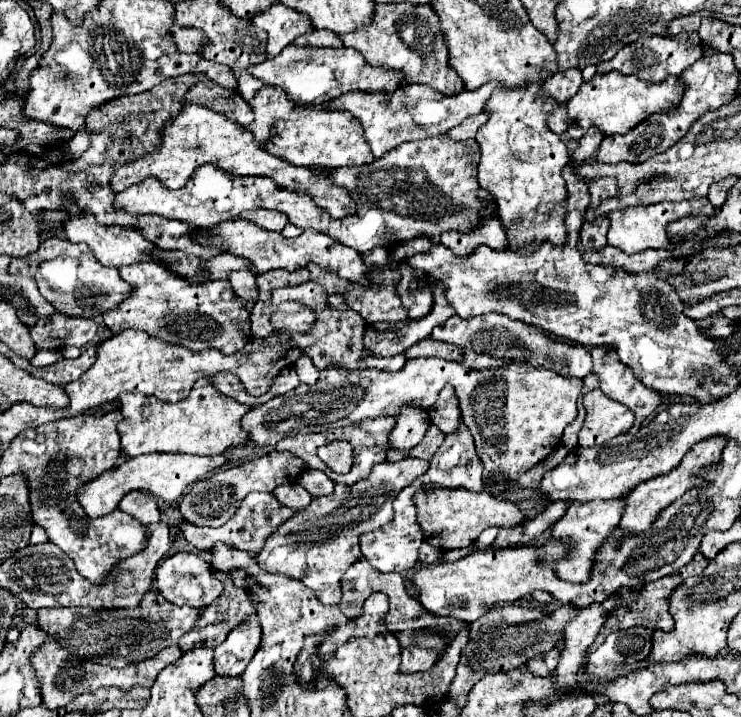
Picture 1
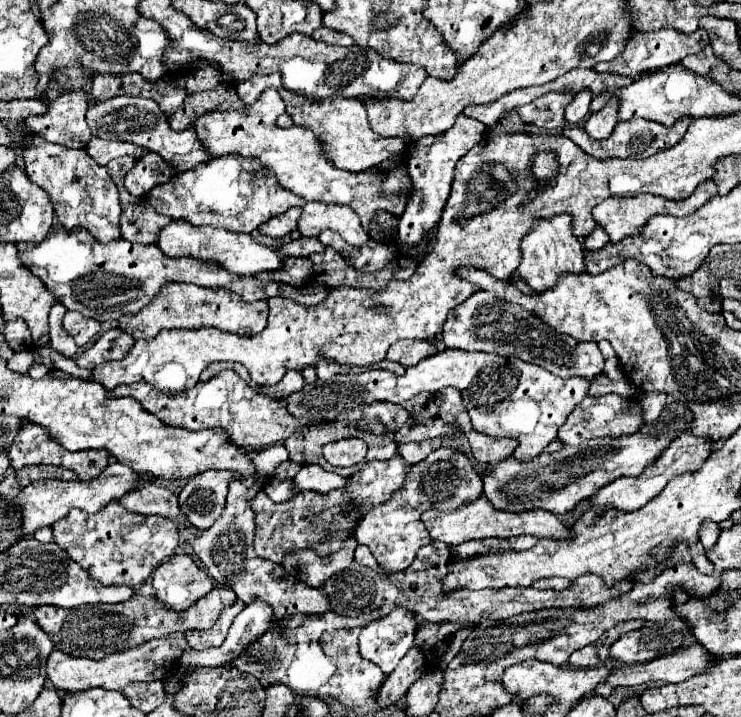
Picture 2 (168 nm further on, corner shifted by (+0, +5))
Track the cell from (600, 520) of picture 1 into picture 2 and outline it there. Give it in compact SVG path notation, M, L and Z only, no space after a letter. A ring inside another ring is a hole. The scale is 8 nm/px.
M686 432L686 434L680 434L672 446L668 446L664 450L664 454L660 454L660 458L652 464L652 466L646 466L644 472L640 476L632 476L632 478L618 478L614 482L610 482L608 486L600 488L590 504L592 506L614 506L618 510L638 510L642 508L646 502L650 502L654 496L658 496L664 486L668 484L668 480L672 480L674 476L680 476L680 474L686 474L686 472L696 472L700 470L700 466L704 466L704 462L708 460L708 454L712 454L714 450L714 442L708 440L708 438L696 438L692 432Z

